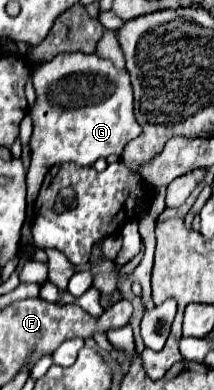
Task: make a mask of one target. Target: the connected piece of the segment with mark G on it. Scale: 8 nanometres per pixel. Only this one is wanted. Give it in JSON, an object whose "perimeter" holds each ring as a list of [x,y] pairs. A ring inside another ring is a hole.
{"perimeter":[[[61,53],[47,63],[37,65],[33,77],[37,99],[29,109],[29,117],[33,119],[33,135],[31,135],[31,167],[27,173],[27,203],[33,203],[45,173],[53,165],[75,163],[81,167],[93,165],[99,157],[121,155],[123,147],[141,135],[141,125],[133,119],[133,93],[127,71],[117,71],[111,61],[97,57],[95,53]]]}

